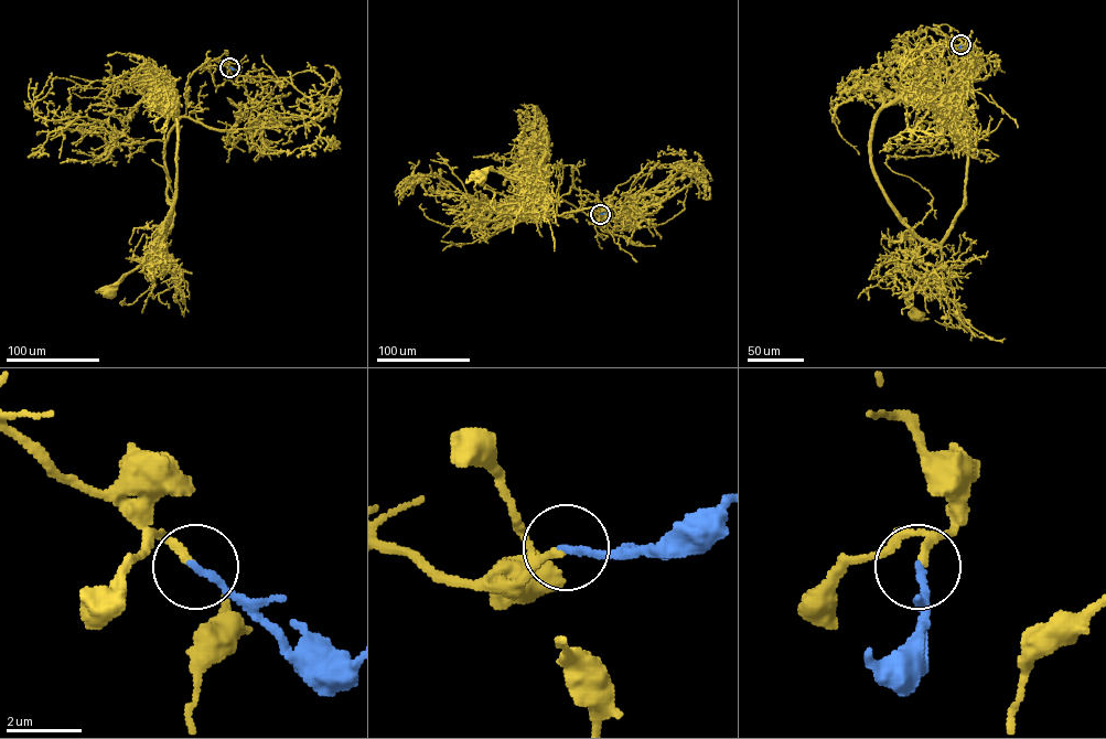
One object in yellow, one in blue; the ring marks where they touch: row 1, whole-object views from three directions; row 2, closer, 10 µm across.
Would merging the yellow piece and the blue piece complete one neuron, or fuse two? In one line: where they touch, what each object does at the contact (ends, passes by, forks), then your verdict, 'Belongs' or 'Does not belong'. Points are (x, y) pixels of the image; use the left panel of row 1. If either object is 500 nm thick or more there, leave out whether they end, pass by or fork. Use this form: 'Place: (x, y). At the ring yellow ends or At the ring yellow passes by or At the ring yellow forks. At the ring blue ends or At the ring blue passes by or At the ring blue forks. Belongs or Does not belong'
Place: (229, 67). At the ring yellow ends. At the ring blue ends. Belongs

